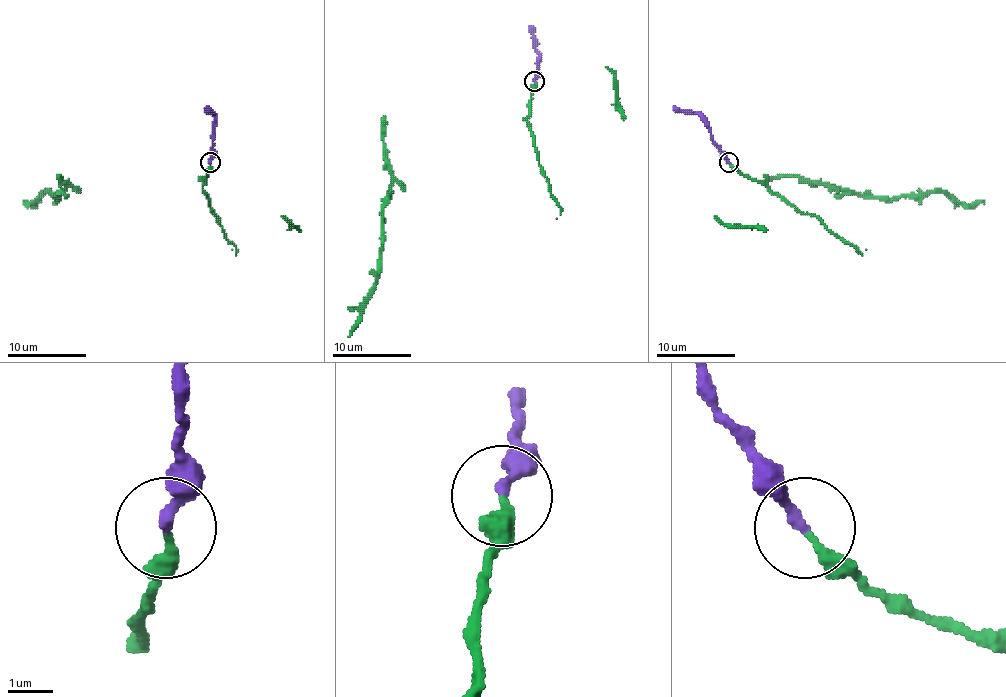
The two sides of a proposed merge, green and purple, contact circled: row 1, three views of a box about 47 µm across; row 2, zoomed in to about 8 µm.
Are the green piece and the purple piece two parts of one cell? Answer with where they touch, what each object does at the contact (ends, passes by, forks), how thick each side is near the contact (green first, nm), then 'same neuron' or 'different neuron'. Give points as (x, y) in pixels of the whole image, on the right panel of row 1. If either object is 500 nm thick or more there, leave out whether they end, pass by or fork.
at (729, 162); green ends there; purple ends there; 280 nm thick on the green side, 240 nm on the other; different neuron

